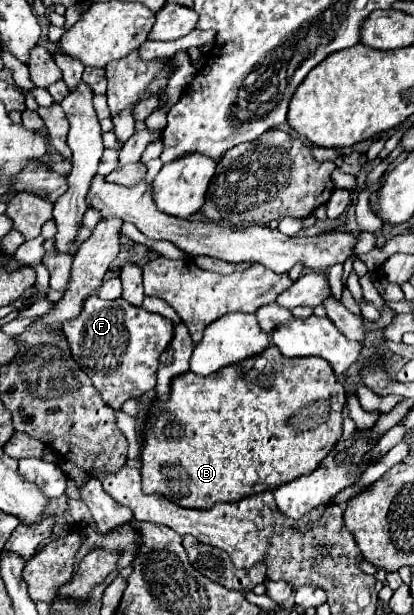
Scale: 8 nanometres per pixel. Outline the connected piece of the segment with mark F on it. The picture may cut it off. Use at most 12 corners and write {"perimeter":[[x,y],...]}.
{"perimeter":[[94,294],[64,324],[72,356],[120,408],[156,386],[172,322]]}

